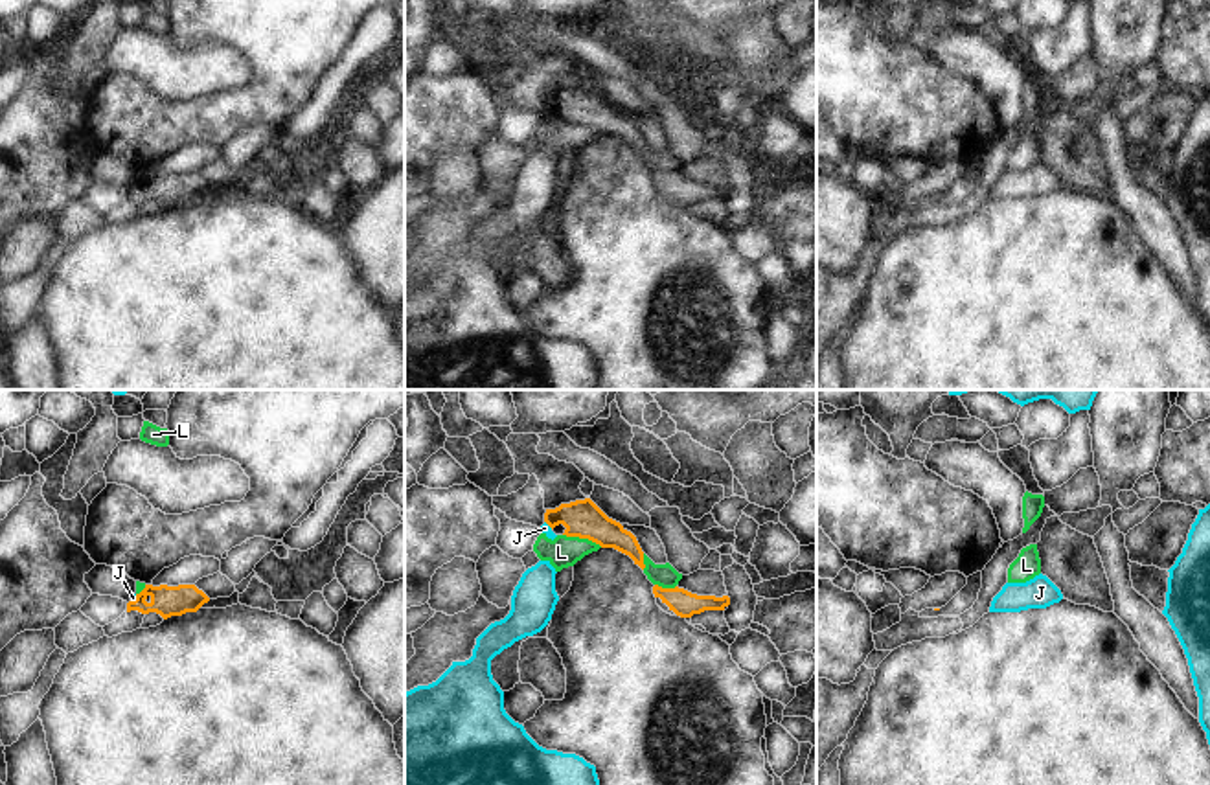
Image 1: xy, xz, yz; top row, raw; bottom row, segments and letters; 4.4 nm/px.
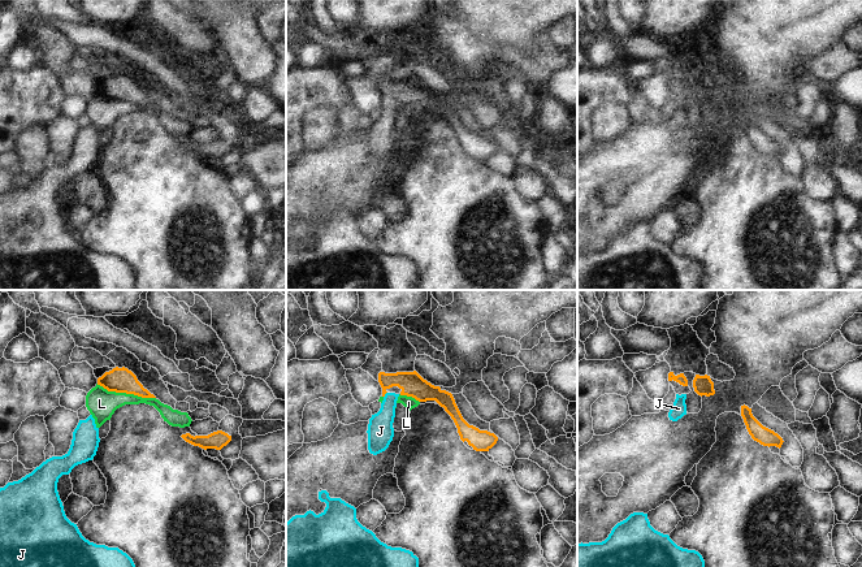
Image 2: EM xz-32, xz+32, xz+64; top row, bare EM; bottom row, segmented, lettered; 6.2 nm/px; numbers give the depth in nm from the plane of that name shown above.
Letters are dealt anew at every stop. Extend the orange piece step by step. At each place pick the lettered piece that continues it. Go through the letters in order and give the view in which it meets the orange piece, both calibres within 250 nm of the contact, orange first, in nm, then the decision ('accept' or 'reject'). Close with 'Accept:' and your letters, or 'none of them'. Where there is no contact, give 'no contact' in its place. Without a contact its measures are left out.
J: xy | 130/20 nm | accept
L: xz | 170/140 nm | reject
Accept: J

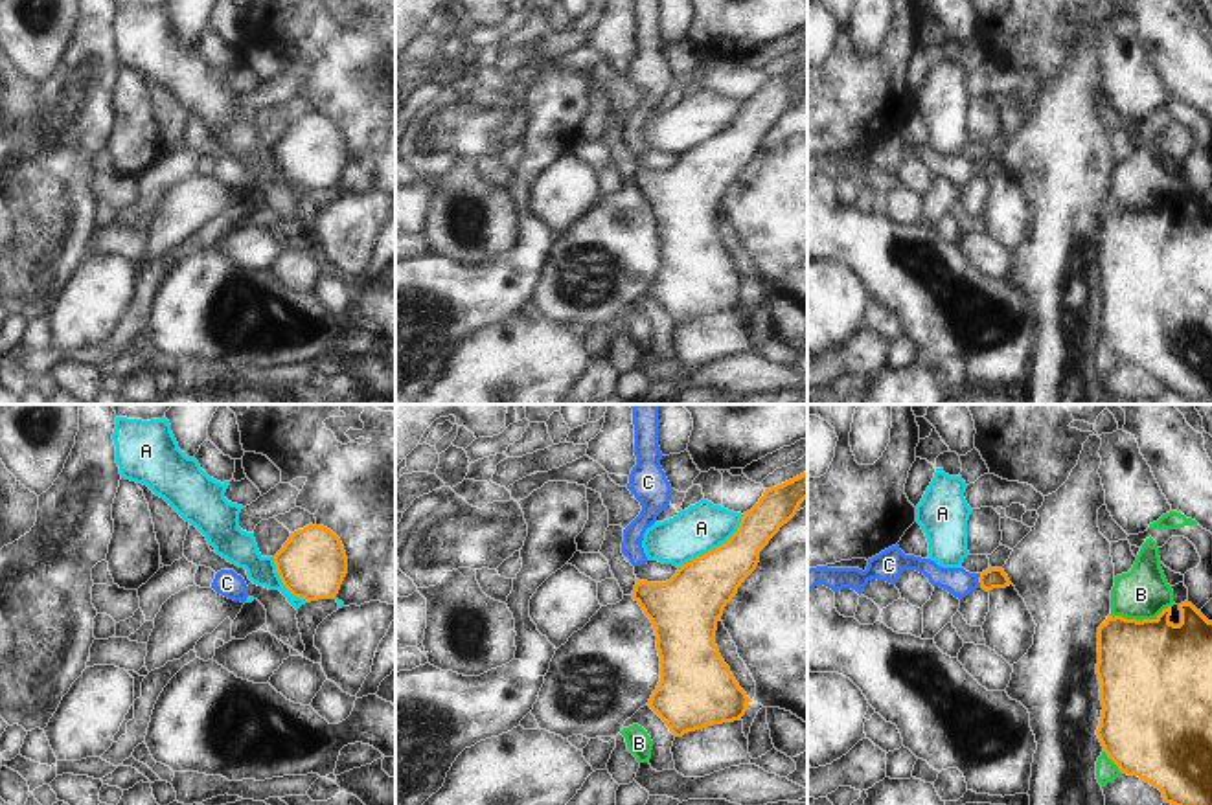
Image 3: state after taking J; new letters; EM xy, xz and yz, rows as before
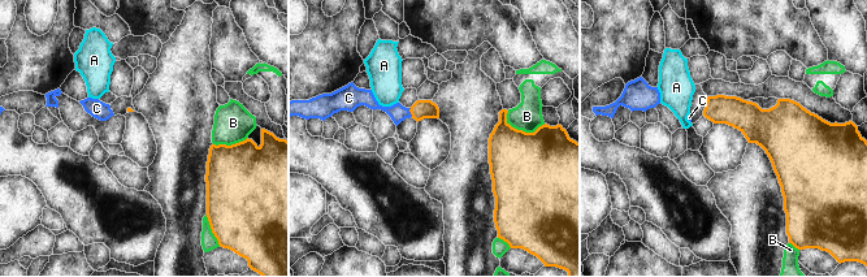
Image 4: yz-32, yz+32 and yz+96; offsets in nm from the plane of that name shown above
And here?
A: xz | 280/220 nm | reject
B: yz | 480/220 nm | reject
C: yz | 90/120 nm | accept
Accept: C

